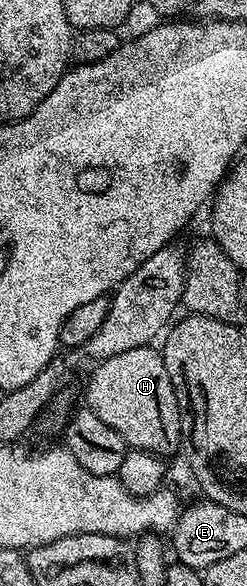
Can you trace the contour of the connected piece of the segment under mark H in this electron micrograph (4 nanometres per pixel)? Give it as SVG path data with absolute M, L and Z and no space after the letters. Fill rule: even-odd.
M158 347L125 350L125 354L113 354L113 358L100 360L94 367L87 380L86 407L105 426L117 430L128 449L146 450L164 458L170 458L178 448L180 451L185 437L179 420L179 399Z

